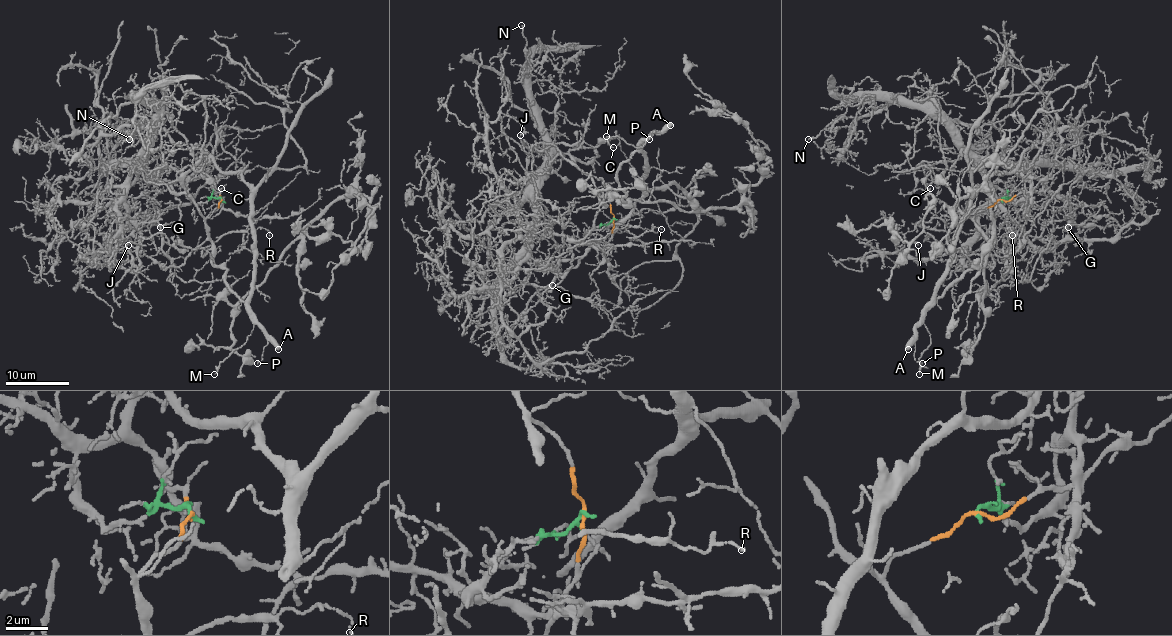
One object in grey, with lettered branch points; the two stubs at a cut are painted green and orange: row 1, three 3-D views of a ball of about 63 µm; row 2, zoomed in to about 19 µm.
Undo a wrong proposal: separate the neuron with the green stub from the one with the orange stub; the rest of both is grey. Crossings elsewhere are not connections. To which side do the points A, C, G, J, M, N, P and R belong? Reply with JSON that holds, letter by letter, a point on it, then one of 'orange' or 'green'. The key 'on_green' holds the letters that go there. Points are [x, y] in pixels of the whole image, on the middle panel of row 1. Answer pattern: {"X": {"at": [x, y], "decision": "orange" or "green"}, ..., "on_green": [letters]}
{"A": {"at": [670, 125], "decision": "orange"}, "C": {"at": [613, 147], "decision": "orange"}, "G": {"at": [552, 285], "decision": "green"}, "J": {"at": [520, 135], "decision": "green"}, "M": {"at": [606, 136], "decision": "orange"}, "N": {"at": [521, 25], "decision": "green"}, "P": {"at": [649, 139], "decision": "orange"}, "R": {"at": [661, 229], "decision": "orange"}, "on_green": ["G", "J", "N"]}

